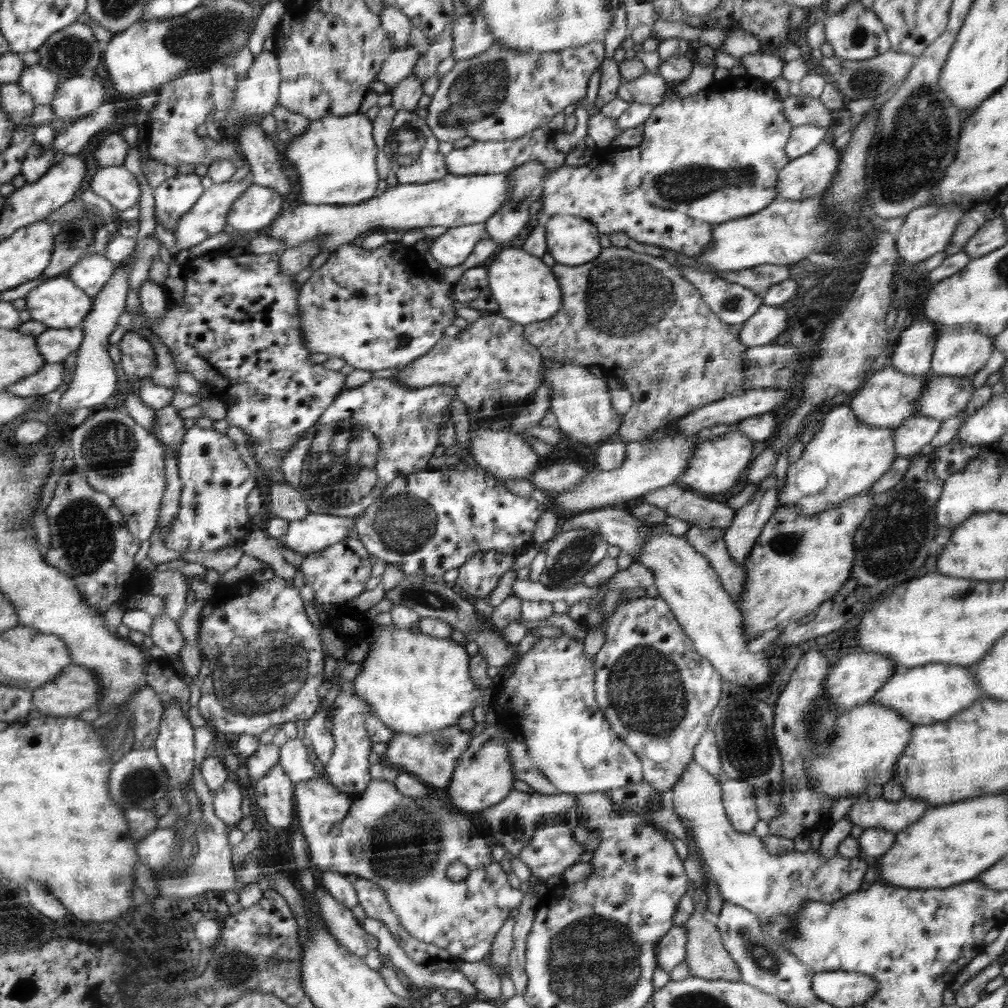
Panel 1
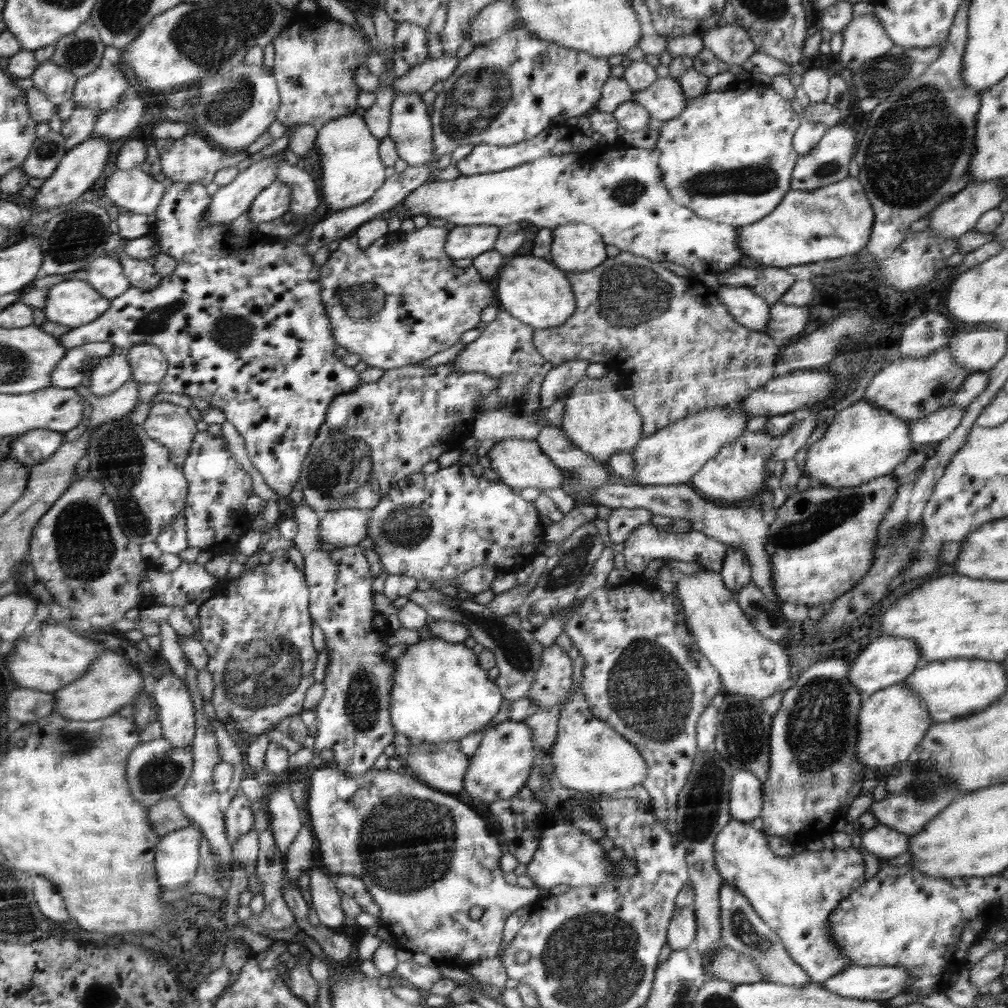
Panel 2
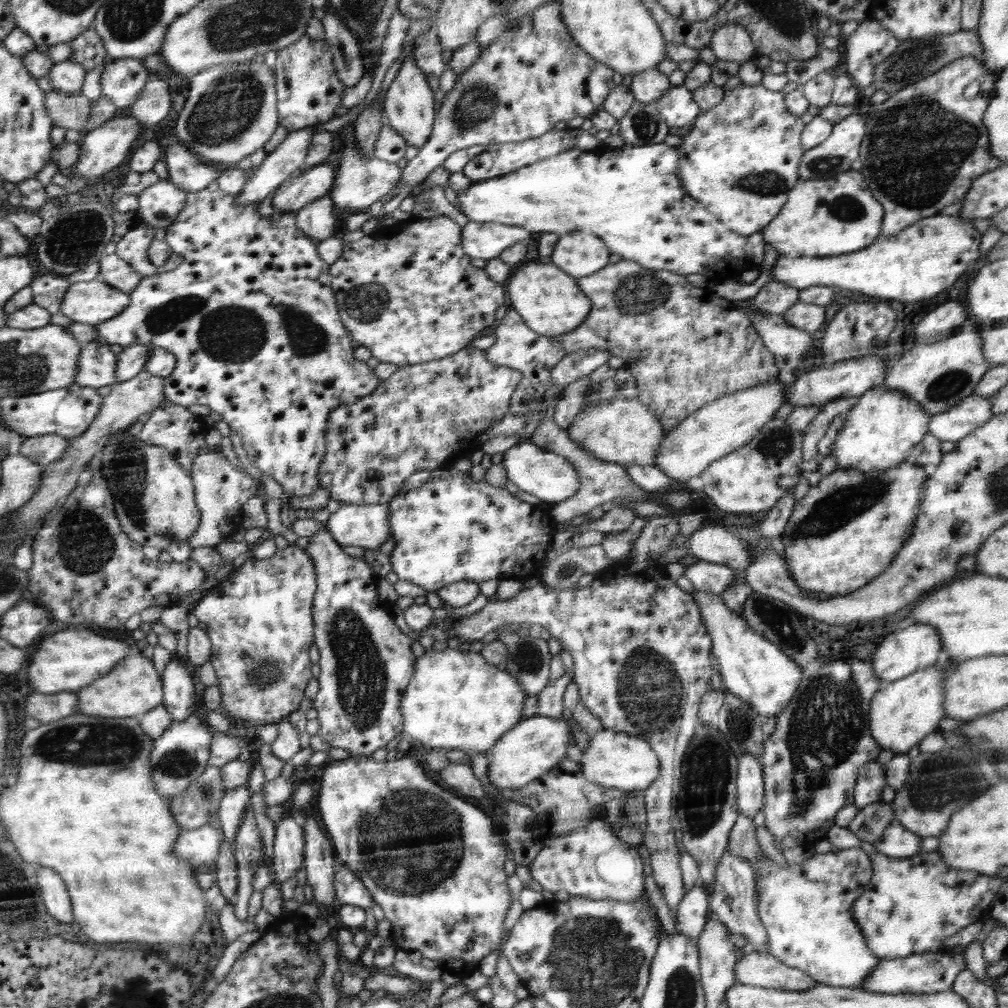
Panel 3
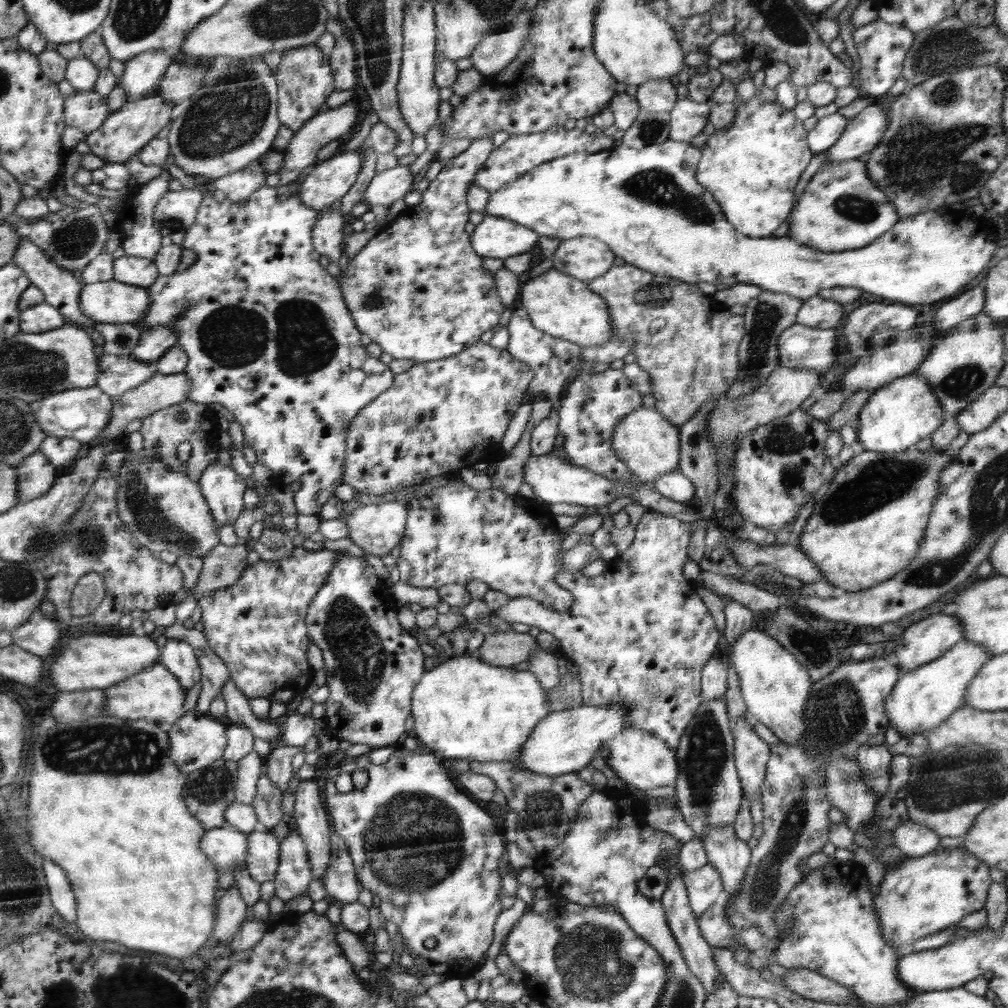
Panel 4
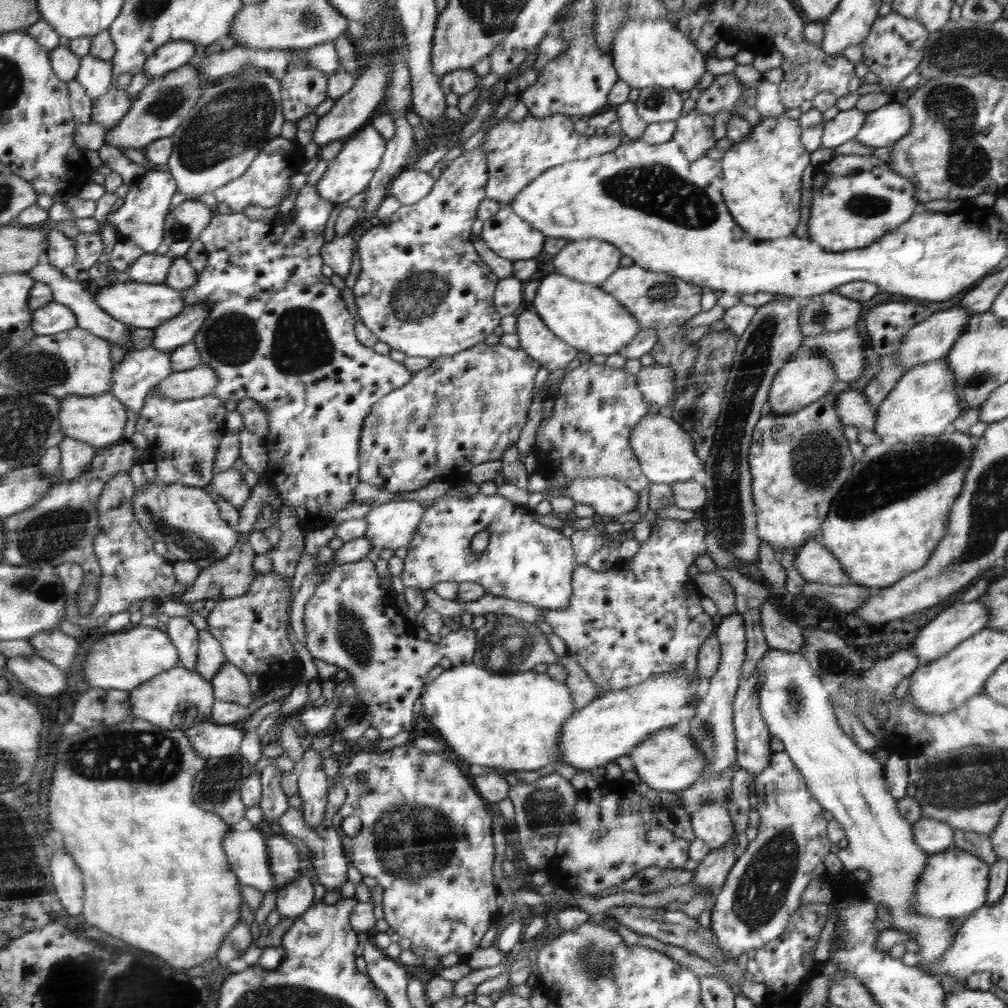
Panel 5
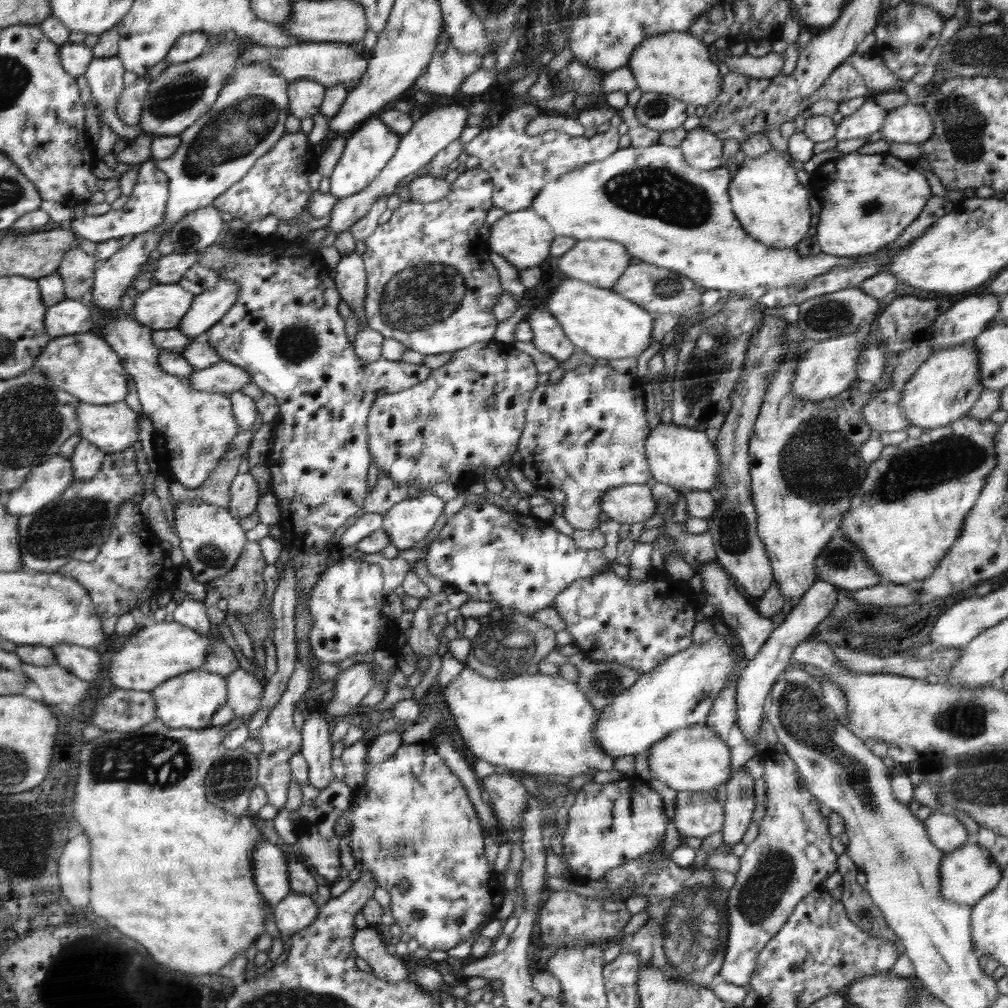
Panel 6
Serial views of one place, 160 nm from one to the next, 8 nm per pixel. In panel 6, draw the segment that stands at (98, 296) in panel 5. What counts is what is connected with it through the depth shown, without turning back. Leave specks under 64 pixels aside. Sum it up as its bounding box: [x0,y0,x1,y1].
[133,284,194,330]

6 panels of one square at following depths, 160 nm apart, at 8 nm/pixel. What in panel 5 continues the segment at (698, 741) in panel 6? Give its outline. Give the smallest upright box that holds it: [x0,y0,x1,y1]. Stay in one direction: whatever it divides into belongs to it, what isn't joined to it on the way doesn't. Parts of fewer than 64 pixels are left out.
[629,727,708,790]

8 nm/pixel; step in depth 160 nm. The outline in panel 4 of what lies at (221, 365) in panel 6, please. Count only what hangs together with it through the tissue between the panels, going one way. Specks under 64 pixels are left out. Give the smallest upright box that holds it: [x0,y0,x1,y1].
[91,372,191,445]

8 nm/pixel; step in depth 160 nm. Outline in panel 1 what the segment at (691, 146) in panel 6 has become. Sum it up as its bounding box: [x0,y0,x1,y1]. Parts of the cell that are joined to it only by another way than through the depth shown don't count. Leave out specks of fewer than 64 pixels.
[617,72,668,106]

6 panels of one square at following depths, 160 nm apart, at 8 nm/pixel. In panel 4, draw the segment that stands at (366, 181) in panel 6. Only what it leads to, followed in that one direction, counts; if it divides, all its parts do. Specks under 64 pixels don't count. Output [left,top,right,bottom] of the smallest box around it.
[296,148,363,210]

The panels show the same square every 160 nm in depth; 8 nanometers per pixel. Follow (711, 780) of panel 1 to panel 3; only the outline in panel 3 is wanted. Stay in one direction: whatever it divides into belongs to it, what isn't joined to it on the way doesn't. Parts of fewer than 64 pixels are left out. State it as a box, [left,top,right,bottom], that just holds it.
[727,814,882,991]

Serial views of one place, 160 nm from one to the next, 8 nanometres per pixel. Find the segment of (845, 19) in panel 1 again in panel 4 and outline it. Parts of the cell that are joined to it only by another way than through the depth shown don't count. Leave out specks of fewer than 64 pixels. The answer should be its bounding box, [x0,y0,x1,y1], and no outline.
[853,18,916,97]

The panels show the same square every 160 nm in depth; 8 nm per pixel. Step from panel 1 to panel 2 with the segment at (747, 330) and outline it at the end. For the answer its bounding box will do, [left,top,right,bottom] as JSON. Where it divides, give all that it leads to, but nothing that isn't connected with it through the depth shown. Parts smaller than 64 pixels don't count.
[763,302,810,343]

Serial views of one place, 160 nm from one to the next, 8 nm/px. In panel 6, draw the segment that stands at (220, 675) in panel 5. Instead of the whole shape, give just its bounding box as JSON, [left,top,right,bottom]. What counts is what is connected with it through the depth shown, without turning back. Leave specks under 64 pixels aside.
[227,666,265,717]

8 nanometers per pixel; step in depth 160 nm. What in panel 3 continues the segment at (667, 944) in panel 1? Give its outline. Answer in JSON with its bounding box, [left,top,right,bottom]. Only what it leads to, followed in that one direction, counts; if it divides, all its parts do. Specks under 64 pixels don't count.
[675,882,710,940]

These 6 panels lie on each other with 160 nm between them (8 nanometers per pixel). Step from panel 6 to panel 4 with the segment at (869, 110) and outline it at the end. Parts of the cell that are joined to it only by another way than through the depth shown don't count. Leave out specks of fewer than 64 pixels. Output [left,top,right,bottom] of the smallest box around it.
[807,112,848,154]

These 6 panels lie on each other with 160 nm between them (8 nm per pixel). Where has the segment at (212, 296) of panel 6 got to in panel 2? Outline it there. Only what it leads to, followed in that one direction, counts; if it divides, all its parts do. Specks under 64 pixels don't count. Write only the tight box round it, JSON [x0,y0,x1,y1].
[88,355,132,396]

